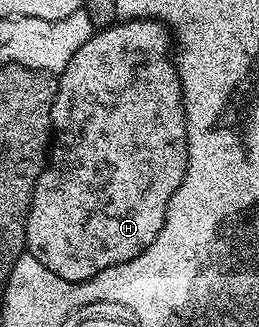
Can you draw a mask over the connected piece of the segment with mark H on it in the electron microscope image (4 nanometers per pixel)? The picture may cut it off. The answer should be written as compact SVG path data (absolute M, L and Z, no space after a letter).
M126 19L94 30L92 37L83 45L79 45L75 57L71 57L70 64L59 73L59 78L56 80L57 92L53 98L51 150L47 156L47 166L33 190L33 200L29 206L29 216L25 226L25 246L28 254L35 256L44 267L51 269L51 273L57 274L59 278L73 283L93 279L111 265L119 265L123 261L131 261L139 257L139 253L147 250L151 241L159 237L159 229L163 229L163 221L167 217L167 205L175 189L179 189L183 181L189 156L185 106L181 100L181 82L170 51L171 32L164 23L155 19Z

